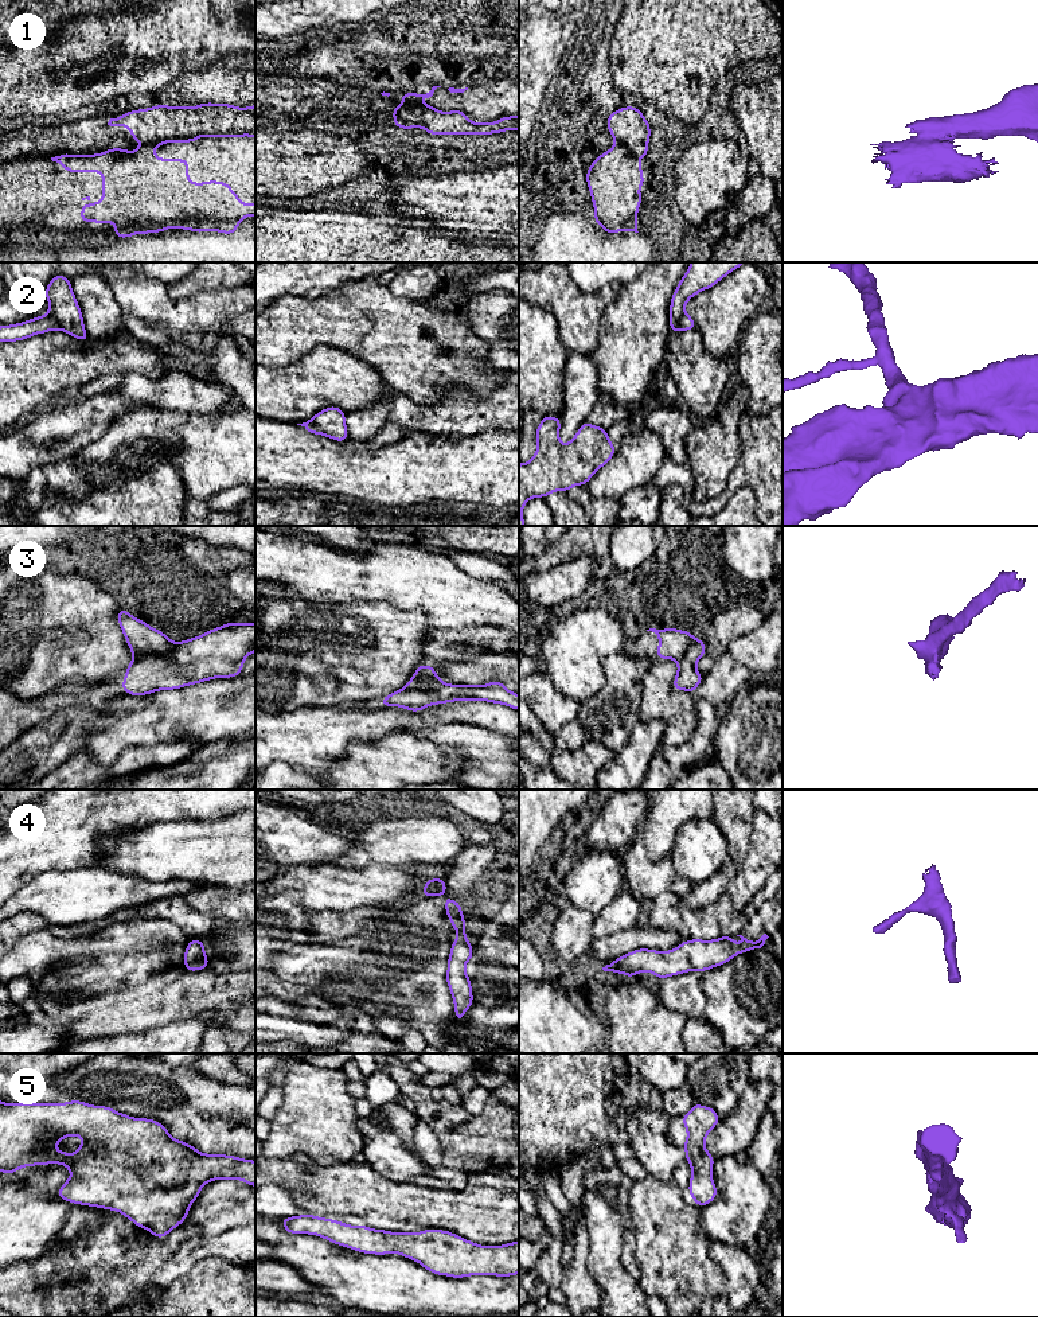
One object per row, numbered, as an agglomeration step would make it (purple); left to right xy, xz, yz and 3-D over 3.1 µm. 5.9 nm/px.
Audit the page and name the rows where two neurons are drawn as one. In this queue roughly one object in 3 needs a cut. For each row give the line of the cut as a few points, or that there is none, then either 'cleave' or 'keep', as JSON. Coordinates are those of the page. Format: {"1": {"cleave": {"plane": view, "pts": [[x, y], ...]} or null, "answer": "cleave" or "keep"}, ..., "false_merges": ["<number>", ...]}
{"1": {"cleave": null, "answer": "keep"}, "2": {"cleave": {"plane": "xz", "pts": [[309, 420], [328, 436]]}, "answer": "cleave"}, "3": {"cleave": {"plane": "xy", "pts": [[178, 643], [171, 654], [163, 655], [143, 654], [132, 649]]}, "answer": "cleave"}, "4": {"cleave": null, "answer": "keep"}, "5": {"cleave": null, "answer": "keep"}, "false_merges": ["2", "3"]}

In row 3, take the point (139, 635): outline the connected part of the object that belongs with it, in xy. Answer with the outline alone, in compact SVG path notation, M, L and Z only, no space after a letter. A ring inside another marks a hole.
M118 608L117 622L132 650L159 656L175 652L177 642L171 640L164 632L151 627L144 620L132 616L129 611Z

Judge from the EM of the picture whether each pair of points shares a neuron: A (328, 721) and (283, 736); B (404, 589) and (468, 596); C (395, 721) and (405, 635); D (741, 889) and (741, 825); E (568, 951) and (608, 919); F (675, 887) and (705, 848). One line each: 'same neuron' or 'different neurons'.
A: same neuron
B: same neuron
C: different neurons
D: different neurons
E: different neurons
F: same neuron

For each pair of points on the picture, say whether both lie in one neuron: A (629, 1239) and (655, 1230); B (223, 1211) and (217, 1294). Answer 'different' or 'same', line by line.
A: different
B: different

